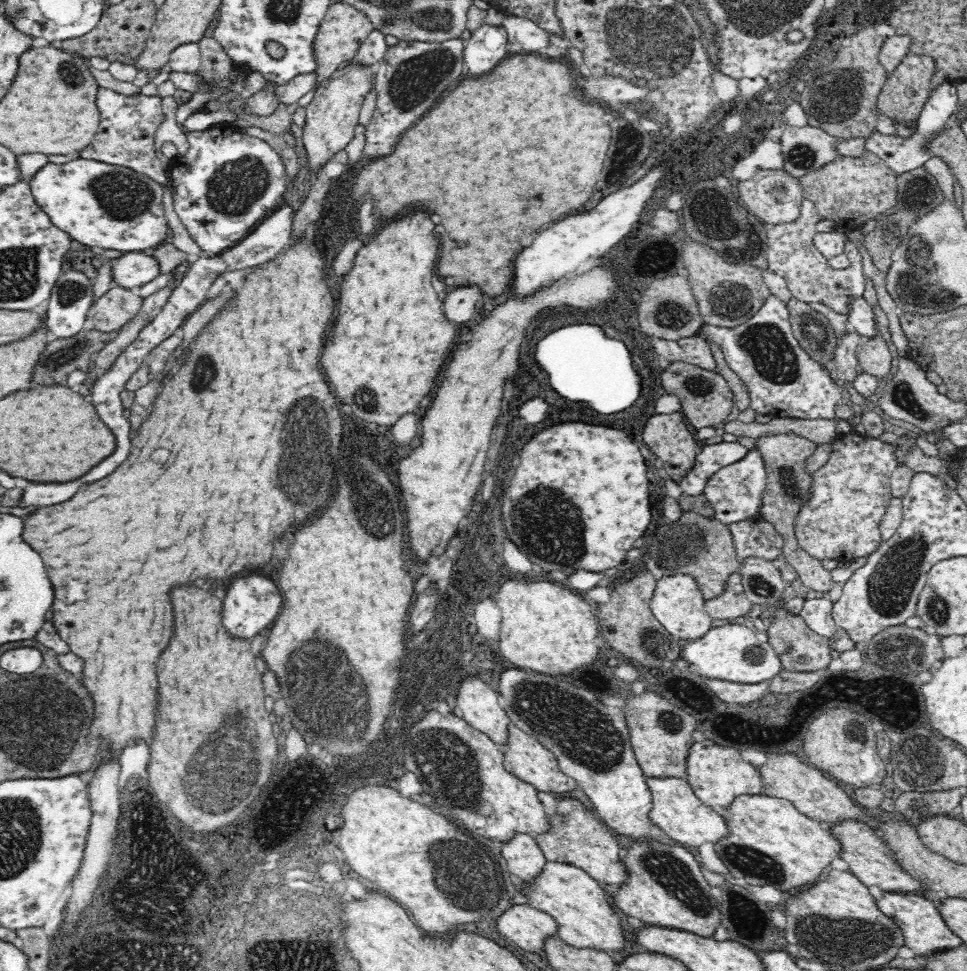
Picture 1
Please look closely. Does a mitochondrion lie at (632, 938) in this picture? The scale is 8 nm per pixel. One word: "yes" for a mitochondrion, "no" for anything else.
no

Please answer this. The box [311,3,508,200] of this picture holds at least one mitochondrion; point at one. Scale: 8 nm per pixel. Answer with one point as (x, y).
(417, 78)

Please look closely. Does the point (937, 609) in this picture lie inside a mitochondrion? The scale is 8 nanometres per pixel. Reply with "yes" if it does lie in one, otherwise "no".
yes

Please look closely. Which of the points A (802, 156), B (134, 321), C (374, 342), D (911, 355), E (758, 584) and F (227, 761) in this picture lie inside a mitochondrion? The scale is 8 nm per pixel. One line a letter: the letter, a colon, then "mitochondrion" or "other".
A: mitochondrion
B: other
C: other
D: other
E: mitochondrion
F: mitochondrion

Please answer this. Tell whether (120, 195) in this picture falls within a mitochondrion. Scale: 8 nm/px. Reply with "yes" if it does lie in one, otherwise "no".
yes

